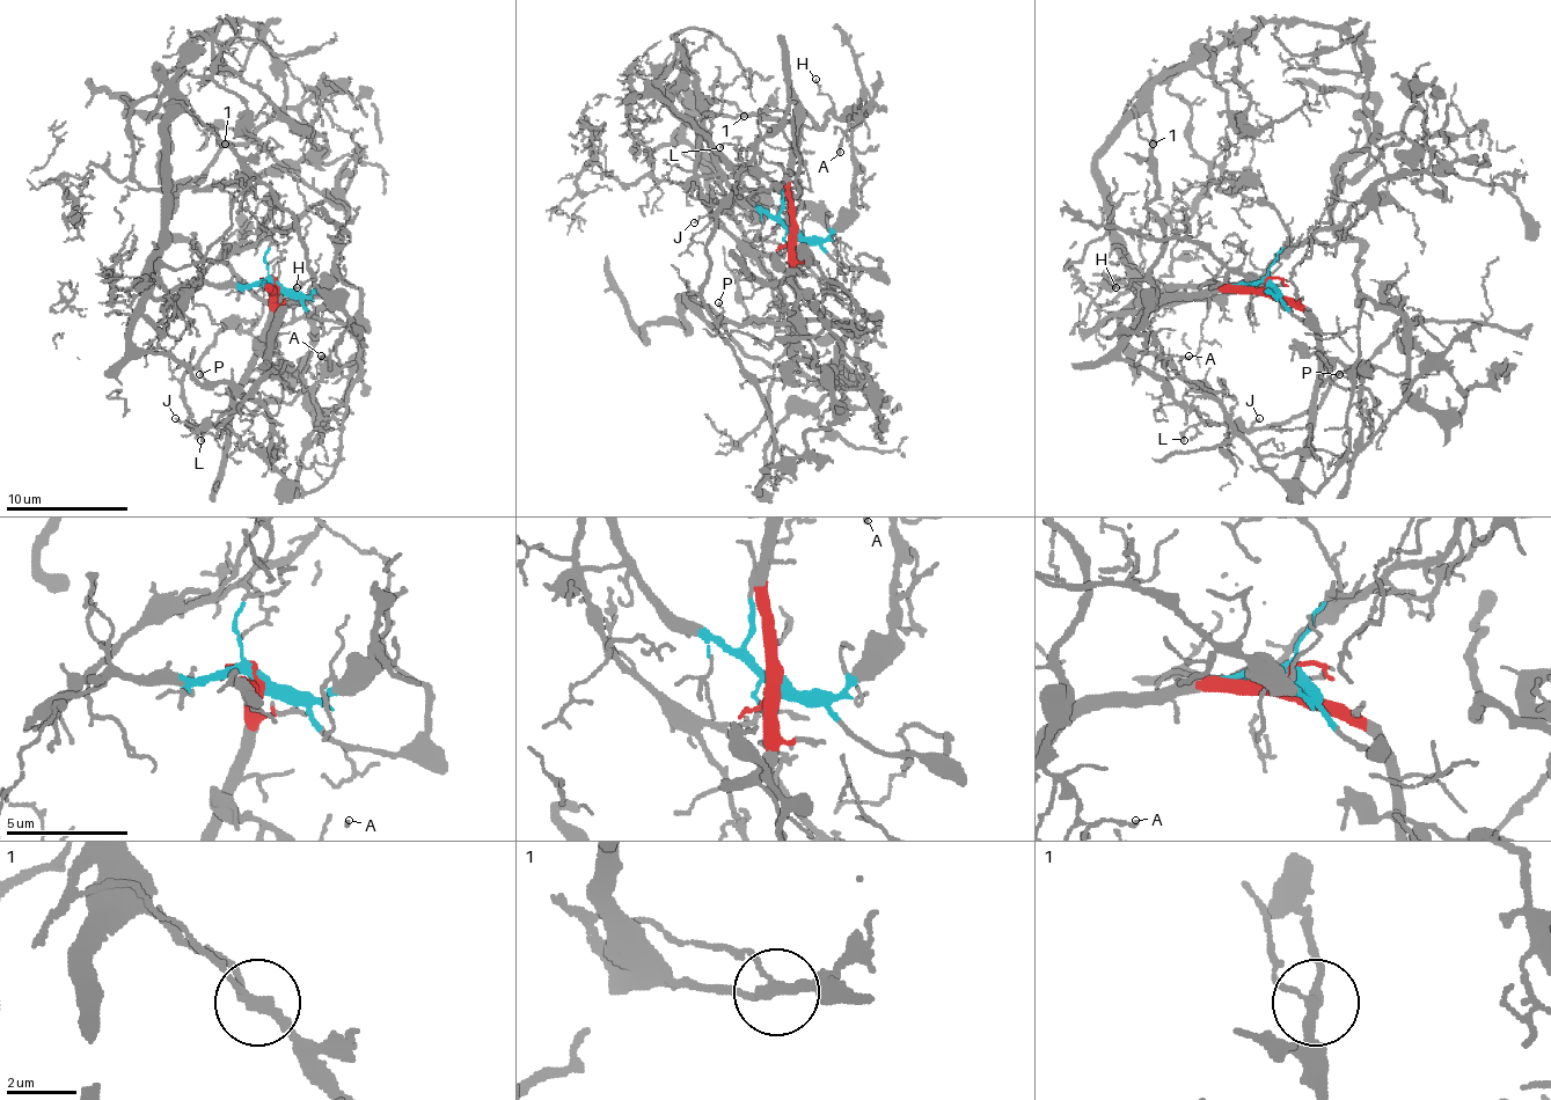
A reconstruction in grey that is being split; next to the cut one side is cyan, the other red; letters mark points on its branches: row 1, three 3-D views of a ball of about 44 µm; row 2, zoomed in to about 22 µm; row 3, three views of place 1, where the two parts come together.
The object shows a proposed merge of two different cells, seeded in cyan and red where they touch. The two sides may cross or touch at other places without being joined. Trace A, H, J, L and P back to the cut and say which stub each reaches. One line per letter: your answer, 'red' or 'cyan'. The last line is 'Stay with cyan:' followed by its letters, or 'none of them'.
A: cyan
H: cyan
J: red
L: red
P: red
Stay with cyan: A, H

